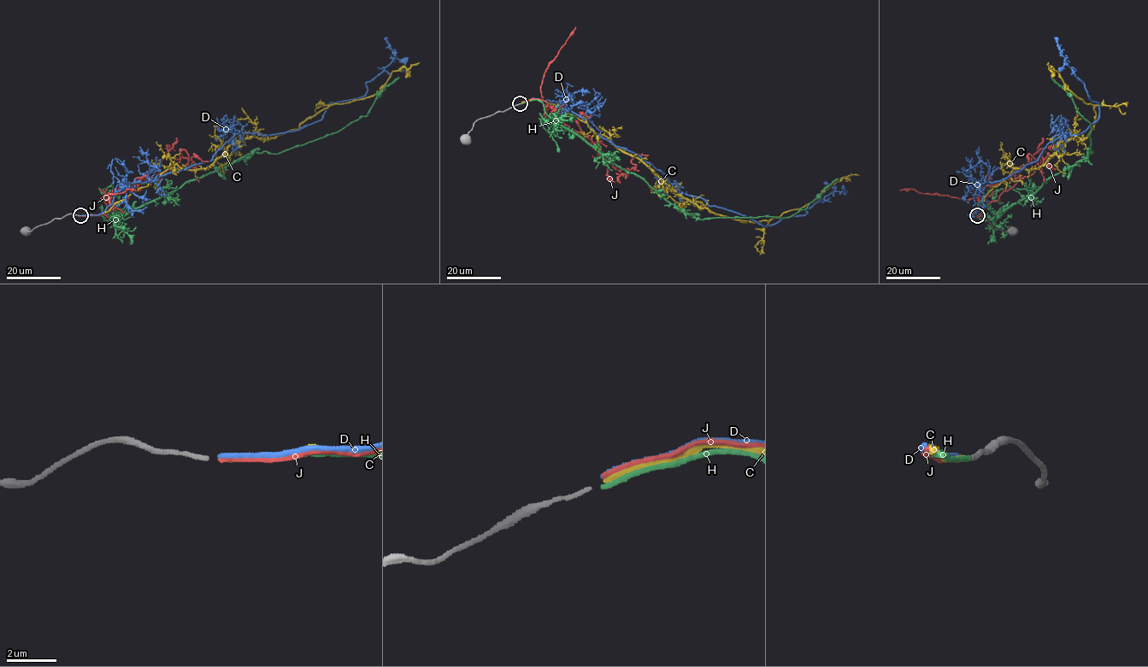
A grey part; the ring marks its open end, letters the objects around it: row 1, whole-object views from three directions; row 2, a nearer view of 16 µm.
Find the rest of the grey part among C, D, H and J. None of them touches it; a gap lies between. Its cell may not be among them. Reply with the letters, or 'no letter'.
C

